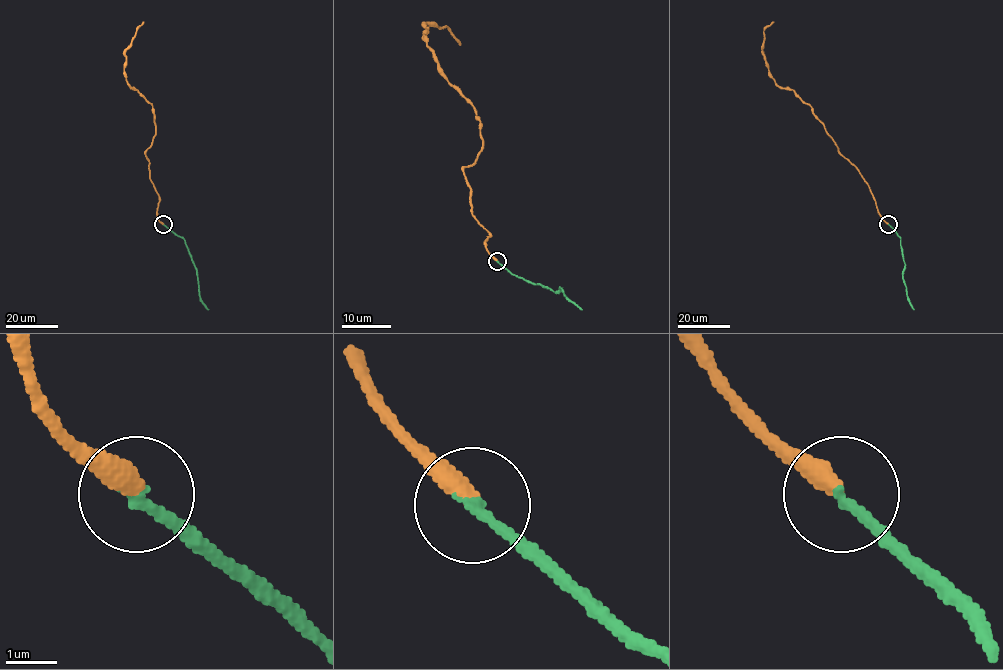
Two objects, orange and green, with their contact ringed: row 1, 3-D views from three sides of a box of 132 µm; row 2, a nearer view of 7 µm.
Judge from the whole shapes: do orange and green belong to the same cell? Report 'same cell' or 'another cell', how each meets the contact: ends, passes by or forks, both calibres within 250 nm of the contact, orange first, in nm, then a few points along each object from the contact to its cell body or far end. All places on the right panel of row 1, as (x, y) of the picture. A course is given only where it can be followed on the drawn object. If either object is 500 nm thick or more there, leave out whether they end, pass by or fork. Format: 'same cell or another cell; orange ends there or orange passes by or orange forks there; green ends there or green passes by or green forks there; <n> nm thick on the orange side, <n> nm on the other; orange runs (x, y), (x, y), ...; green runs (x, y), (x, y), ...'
same cell; orange ends there; green ends there; 400 nm thick on the orange side, 200 nm on the other; orange runs (888, 224), (868, 183), (812, 108), (771, 75), (763, 31), (773, 22); green runs (888, 224), (900, 240), (904, 264), (902, 279), (907, 300), (913, 309)

